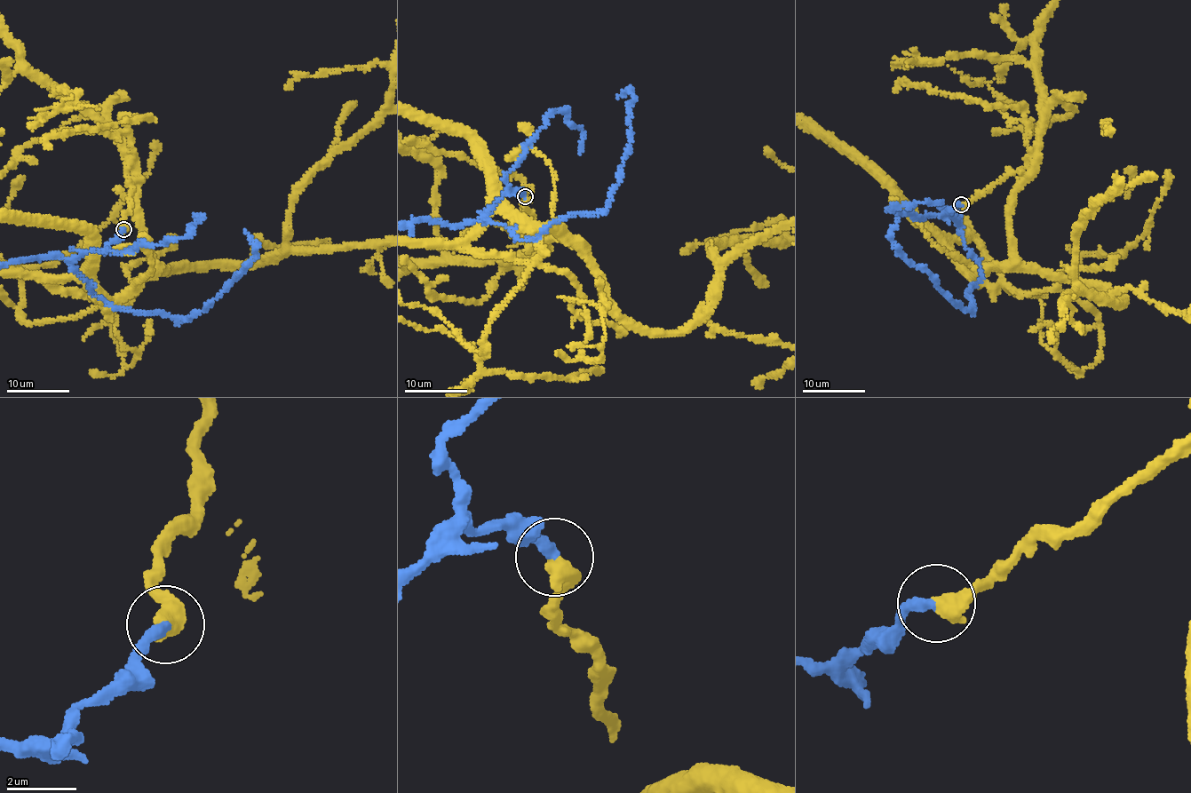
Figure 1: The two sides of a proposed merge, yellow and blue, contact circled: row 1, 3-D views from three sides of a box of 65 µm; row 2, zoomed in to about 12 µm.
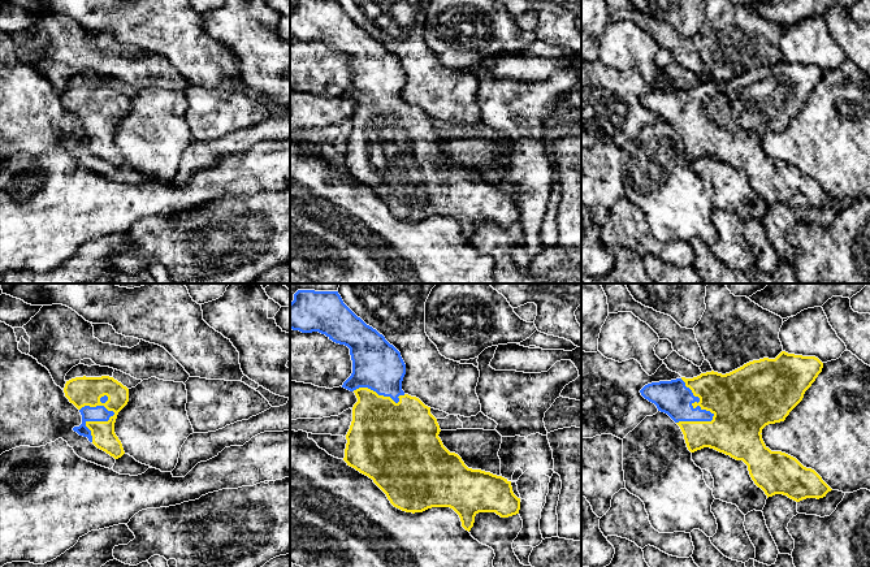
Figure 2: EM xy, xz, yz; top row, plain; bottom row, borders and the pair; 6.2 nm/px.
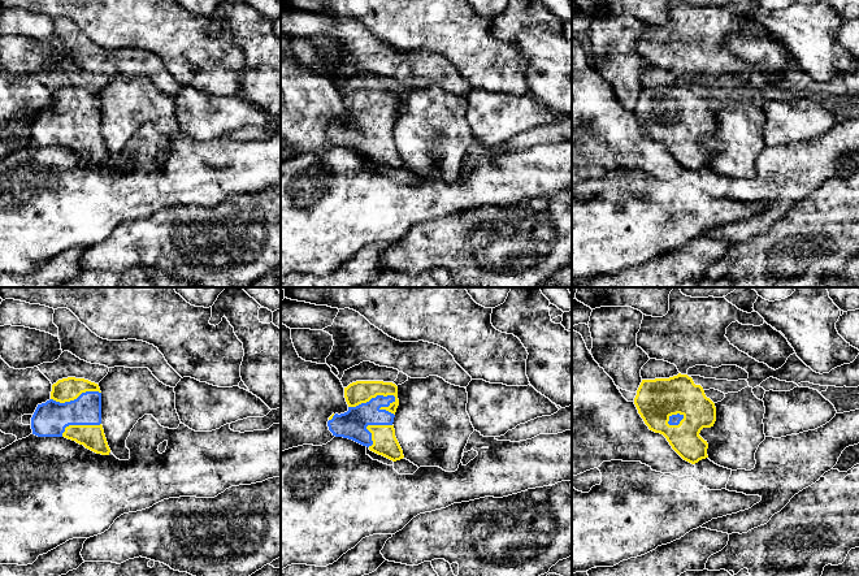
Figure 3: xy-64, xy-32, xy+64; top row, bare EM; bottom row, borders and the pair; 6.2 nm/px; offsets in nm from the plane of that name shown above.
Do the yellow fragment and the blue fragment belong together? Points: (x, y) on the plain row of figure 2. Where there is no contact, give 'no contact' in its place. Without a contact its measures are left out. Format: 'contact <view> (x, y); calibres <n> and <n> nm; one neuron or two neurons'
contact xy (102, 130); calibres 180 and 100 nm; two neurons

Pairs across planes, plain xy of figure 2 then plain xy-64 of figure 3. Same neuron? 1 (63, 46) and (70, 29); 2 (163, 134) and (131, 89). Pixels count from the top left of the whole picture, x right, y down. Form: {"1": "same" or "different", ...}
{"1": "same", "2": "same"}

